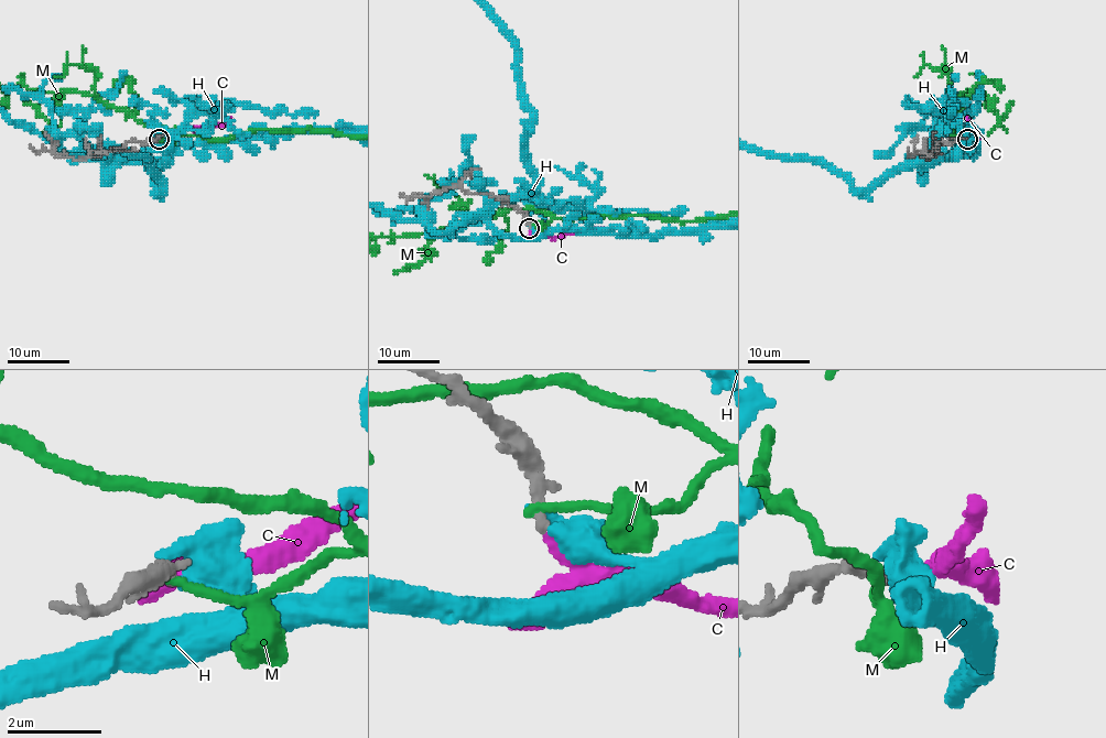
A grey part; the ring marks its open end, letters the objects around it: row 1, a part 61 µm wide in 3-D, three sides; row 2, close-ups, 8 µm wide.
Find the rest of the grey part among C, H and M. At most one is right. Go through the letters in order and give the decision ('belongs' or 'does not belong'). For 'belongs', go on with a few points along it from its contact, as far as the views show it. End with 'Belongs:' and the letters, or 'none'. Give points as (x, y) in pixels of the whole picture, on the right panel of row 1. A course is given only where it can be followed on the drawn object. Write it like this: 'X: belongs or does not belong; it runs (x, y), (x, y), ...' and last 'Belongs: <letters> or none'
C: belongs
H: does not belong
M: does not belong
Belongs: C

